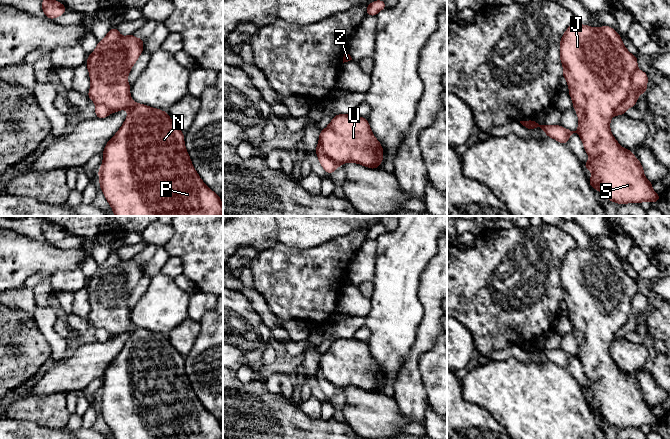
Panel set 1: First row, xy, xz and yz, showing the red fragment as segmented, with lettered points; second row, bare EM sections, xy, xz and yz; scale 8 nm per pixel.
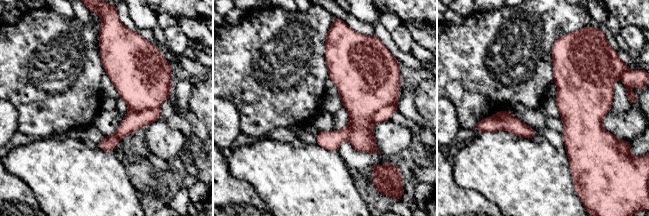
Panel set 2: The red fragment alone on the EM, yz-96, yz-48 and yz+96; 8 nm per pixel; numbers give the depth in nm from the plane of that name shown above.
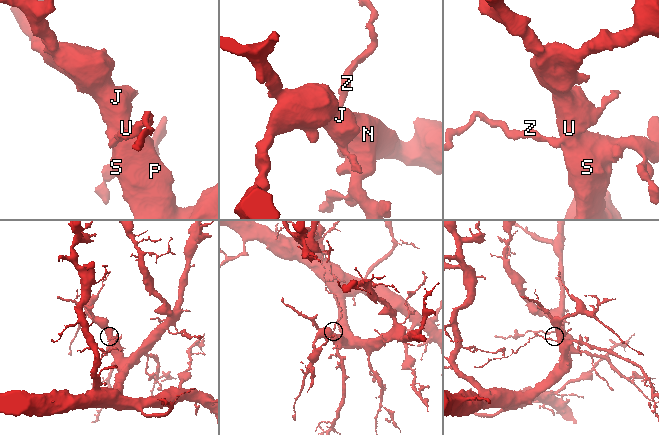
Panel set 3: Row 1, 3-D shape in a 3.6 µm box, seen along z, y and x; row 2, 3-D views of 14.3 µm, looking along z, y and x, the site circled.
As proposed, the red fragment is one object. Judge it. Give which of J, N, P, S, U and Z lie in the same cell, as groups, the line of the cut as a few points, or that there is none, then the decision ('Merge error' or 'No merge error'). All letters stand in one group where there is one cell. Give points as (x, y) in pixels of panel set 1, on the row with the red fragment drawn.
Groups: J N P S U Z. No split. No merge error

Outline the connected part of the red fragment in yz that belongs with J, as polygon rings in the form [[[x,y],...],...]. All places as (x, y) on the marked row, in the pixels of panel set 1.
[[[576,23],[567,28],[560,40],[560,60],[577,112],[578,129],[571,131],[560,125],[541,125],[533,120],[520,123],[529,130],[541,128],[547,137],[565,145],[573,133],[578,133],[589,155],[589,161],[584,164],[593,175],[588,178],[589,183],[609,201],[618,204],[657,202],[661,196],[653,191],[653,183],[646,179],[640,161],[633,151],[621,147],[610,131],[611,118],[625,114],[628,108],[635,106],[639,95],[647,91],[648,75],[637,69],[638,58],[626,49],[620,34],[612,27],[594,28]]]

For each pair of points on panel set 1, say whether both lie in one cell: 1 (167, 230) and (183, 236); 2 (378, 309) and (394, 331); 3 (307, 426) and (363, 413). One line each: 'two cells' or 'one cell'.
1: two cells
2: one cell
3: two cells

